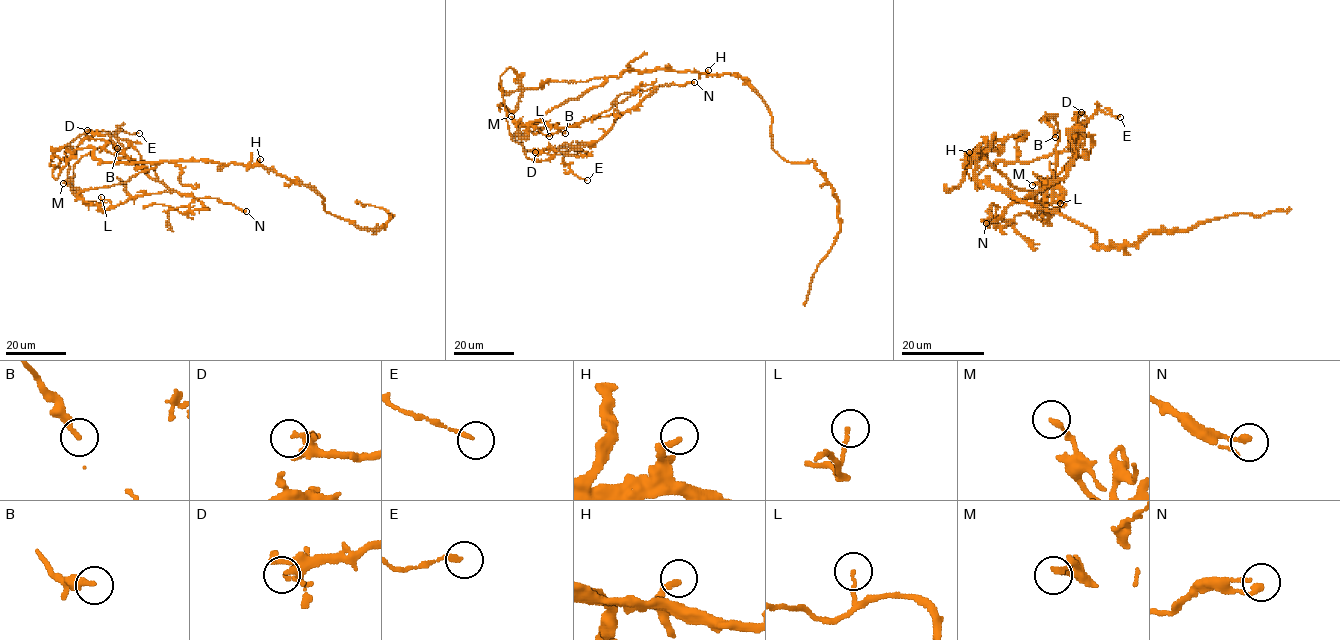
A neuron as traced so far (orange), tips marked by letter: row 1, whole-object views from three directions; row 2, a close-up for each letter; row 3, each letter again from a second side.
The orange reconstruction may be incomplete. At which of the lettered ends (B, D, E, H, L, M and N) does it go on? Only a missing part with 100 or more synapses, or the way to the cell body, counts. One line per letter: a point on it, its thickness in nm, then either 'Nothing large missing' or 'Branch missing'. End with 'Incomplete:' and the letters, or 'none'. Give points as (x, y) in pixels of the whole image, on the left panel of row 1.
B: Place: (117, 148). Thickness 190 nm. Nothing large missing
D: Place: (87, 130). Thickness 240 nm. Nothing large missing
E: Place: (139, 133). Thickness 180 nm. Nothing large missing
H: Place: (260, 159). Thickness 240 nm. Nothing large missing
L: Place: (101, 197). Thickness 120 nm. Nothing large missing
M: Place: (63, 183). Thickness 140 nm. Nothing large missing
N: Place: (246, 211). Thickness 240 nm. Nothing large missing
Incomplete: none

